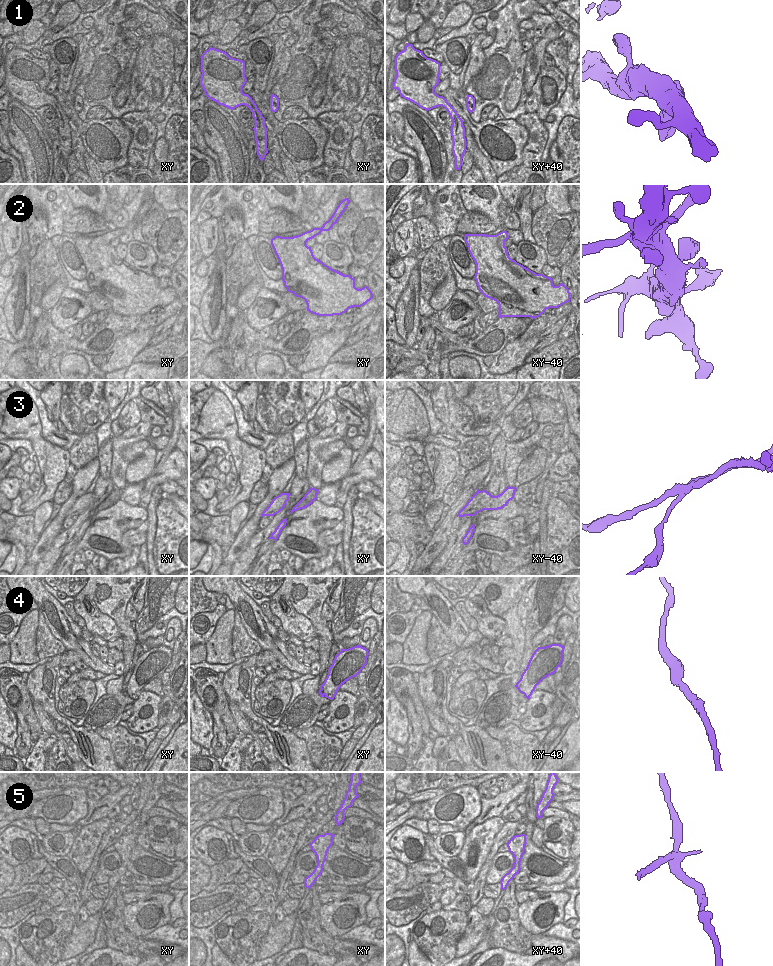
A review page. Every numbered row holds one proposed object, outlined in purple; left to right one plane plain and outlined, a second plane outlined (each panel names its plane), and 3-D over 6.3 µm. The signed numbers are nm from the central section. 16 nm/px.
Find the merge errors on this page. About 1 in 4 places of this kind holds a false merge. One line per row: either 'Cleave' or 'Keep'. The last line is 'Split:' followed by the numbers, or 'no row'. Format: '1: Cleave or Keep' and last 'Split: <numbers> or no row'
1: Keep
2: Keep
3: Cleave
4: Keep
5: Cleave
Split: 3, 5

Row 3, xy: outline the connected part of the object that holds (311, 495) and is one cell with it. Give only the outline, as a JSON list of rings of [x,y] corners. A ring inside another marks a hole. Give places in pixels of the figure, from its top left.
[[[311,487],[300,501],[309,501],[310,504],[312,504],[312,502],[317,499],[318,491],[319,489]]]

